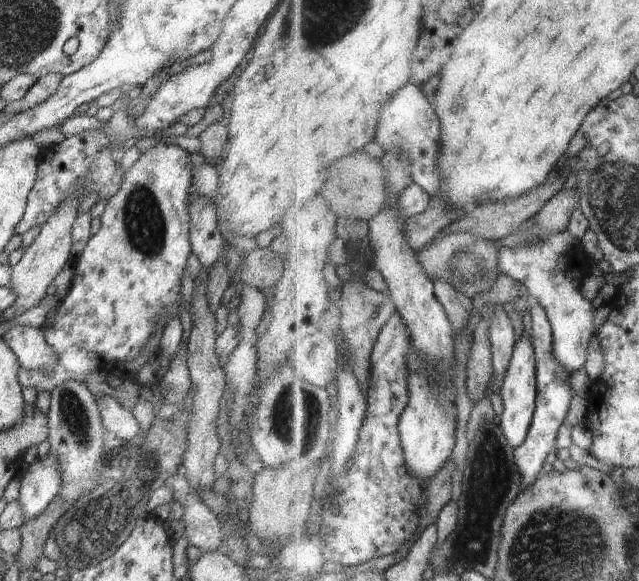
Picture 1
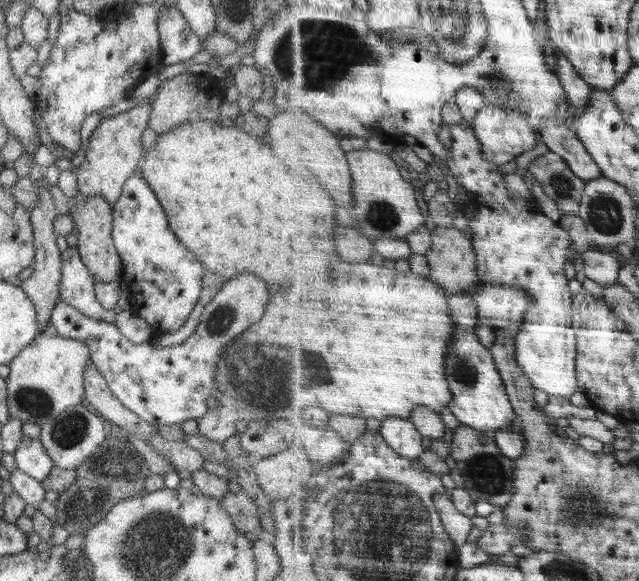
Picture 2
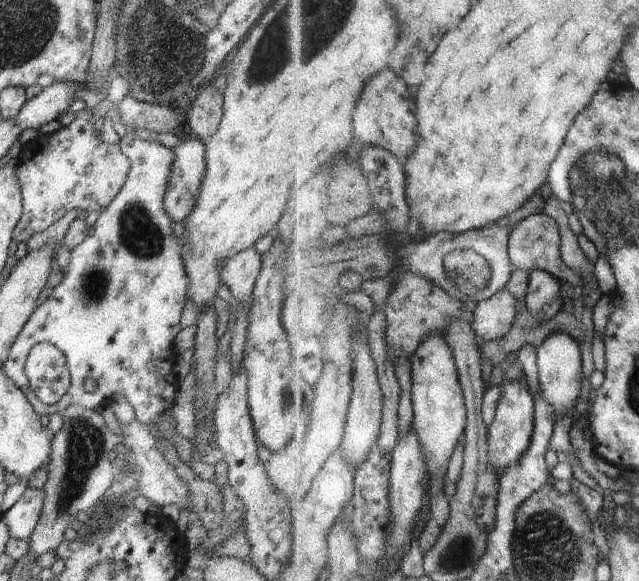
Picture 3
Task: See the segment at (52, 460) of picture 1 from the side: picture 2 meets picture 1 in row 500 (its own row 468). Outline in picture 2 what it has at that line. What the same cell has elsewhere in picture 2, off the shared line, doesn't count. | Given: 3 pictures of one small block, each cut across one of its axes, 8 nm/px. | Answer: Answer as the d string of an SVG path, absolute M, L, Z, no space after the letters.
M24 437L20 446L13 452L16 466L36 480L42 482L55 465L50 456L47 455L44 446L39 439Z

